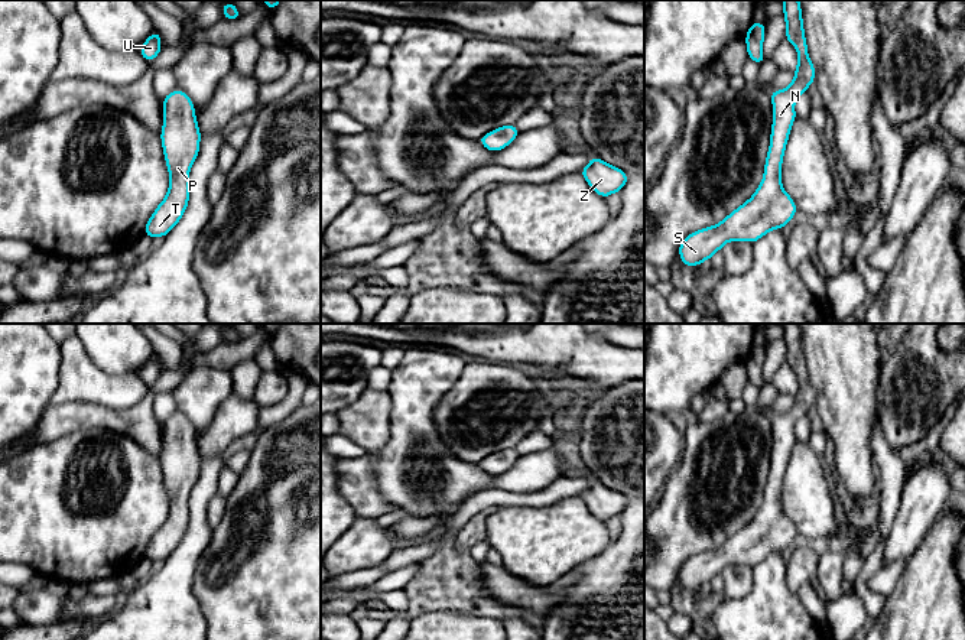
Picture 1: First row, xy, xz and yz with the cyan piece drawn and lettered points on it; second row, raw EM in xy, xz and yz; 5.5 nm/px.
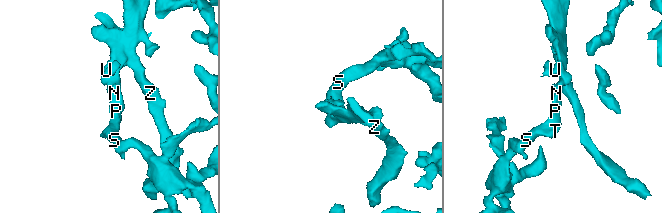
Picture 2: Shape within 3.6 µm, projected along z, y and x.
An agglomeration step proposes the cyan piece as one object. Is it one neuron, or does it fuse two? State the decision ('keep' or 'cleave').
keep

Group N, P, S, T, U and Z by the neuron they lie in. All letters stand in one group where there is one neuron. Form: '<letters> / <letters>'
N P S T U Z

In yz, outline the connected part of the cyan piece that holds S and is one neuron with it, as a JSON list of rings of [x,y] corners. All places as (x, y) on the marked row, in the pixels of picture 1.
[[[782,0],[789,43],[797,48],[797,68],[792,84],[782,91],[771,91],[773,126],[770,147],[764,163],[764,176],[753,196],[717,225],[691,233],[679,244],[680,261],[699,266],[722,248],[727,241],[756,243],[771,230],[783,228],[792,221],[797,208],[782,188],[782,162],[789,140],[795,113],[795,101],[815,82],[815,66],[808,55],[802,7],[799,0]]]

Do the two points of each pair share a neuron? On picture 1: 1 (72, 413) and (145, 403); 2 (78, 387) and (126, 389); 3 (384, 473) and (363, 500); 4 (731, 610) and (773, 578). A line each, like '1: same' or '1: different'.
1: same
2: same
3: different
4: same

